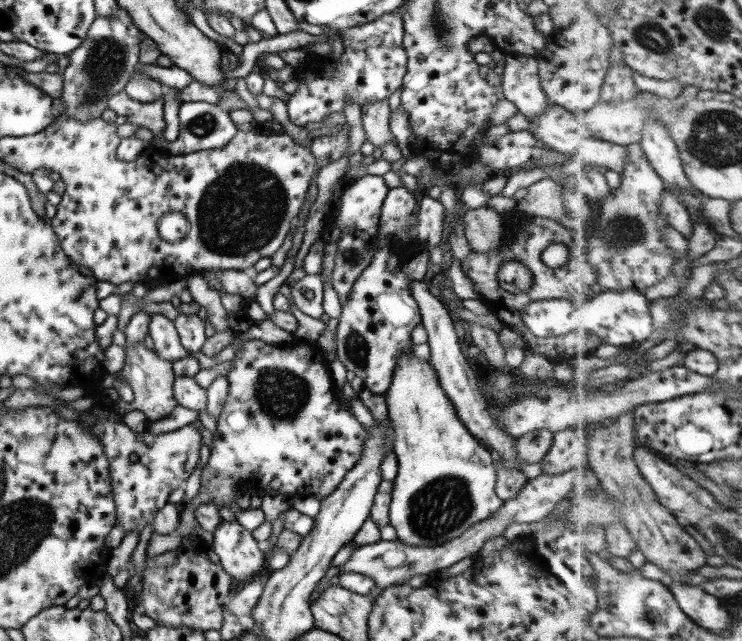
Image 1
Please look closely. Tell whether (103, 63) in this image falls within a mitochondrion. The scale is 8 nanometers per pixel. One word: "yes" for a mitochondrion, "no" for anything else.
yes

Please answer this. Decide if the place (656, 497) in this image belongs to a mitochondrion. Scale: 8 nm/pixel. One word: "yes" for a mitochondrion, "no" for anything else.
no

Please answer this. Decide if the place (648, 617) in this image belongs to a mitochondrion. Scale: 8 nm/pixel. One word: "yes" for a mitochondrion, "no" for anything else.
yes

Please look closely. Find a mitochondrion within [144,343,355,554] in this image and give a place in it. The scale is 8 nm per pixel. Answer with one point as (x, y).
(280, 395)

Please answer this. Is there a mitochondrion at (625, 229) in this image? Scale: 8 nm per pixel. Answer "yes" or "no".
yes

